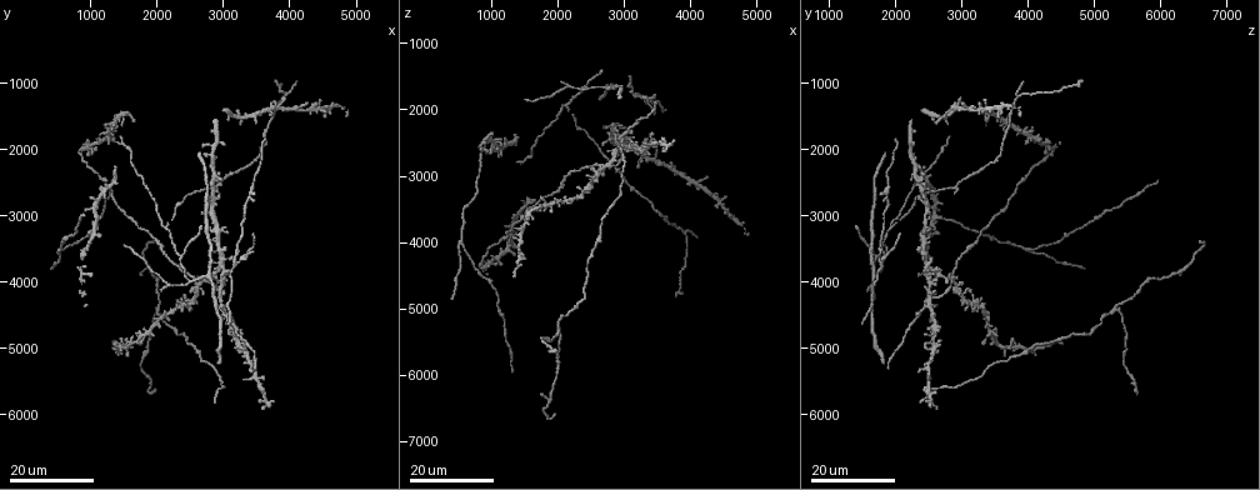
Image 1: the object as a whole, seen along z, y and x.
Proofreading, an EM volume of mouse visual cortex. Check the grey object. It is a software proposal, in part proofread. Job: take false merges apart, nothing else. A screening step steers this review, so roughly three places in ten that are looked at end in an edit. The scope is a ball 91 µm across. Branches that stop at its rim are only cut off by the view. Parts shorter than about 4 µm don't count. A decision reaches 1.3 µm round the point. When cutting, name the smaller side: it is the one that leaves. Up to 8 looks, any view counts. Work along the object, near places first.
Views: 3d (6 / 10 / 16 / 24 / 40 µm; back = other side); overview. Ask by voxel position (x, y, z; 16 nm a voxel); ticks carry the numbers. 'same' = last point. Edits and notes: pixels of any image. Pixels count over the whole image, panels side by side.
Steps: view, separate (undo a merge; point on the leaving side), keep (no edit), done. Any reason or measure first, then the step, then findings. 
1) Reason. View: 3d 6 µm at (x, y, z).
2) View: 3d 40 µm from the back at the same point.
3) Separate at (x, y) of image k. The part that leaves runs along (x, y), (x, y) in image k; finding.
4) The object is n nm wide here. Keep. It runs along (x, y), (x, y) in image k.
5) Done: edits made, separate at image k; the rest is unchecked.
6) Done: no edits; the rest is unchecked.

Three arms meet. View: 3d 16 µm at (2800, 3950, 1700).

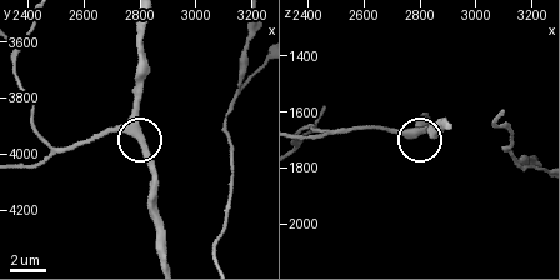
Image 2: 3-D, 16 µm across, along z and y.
View: 3d 6 µm at (2800, 3920, 1670).

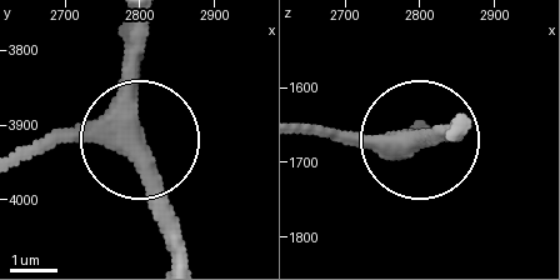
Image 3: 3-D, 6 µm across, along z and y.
The object is 390 nm wide here. Keep. It runs along (20, 166), (80, 138), (135, 134), (139, 23) in image 3; all the same cell.

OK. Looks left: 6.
View: 3d 24 µm at (3900, 1250, 3850).

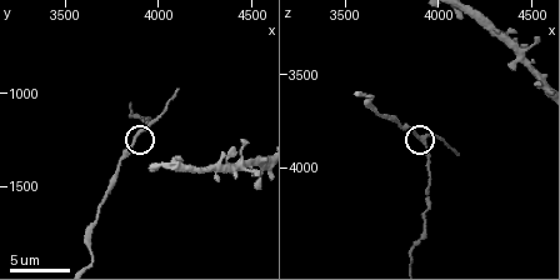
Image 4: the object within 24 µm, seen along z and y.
Closer look. View: 3d 10 µm at (3940, 1200, 3860).

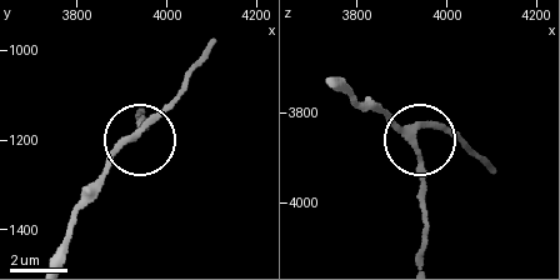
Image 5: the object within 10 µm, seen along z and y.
Keep. It runs along (54, 254), (109, 160), (179, 98) in image 5; one cell here.

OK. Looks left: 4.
View: 3d 24 µm at (3400, 5500, 2500).

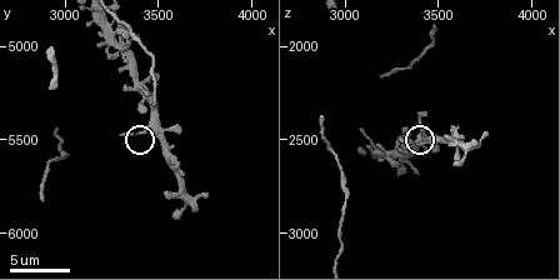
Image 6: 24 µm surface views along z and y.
View: 3d 6 µm at (3440, 5440, 2500).

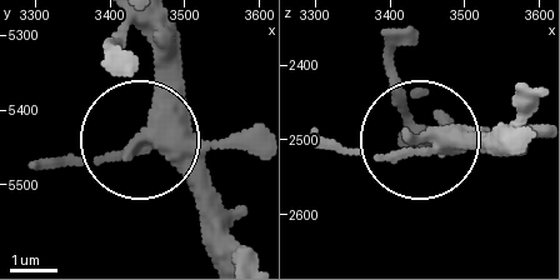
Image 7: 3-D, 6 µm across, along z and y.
The object is 370 nm wide here. Keep. One cell here.

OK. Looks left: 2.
Two arms in line, one across. View: 3d 24 µm at (2100, 3200, 1900).

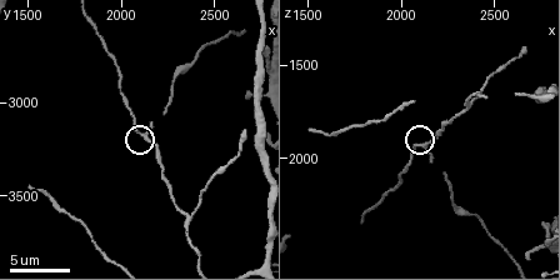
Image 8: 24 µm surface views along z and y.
View: 3d 6 µm at (2120, 3180, 1920).

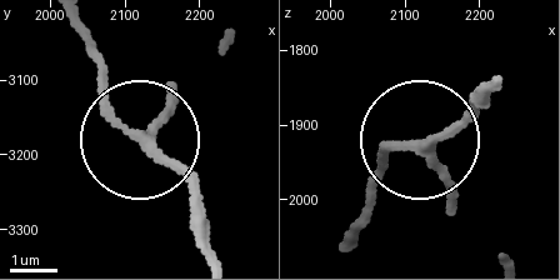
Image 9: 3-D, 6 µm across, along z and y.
3 arms meet here. Keep. Continuous, no second cell.

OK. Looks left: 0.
Done: no edits; the rest is unchecked.

